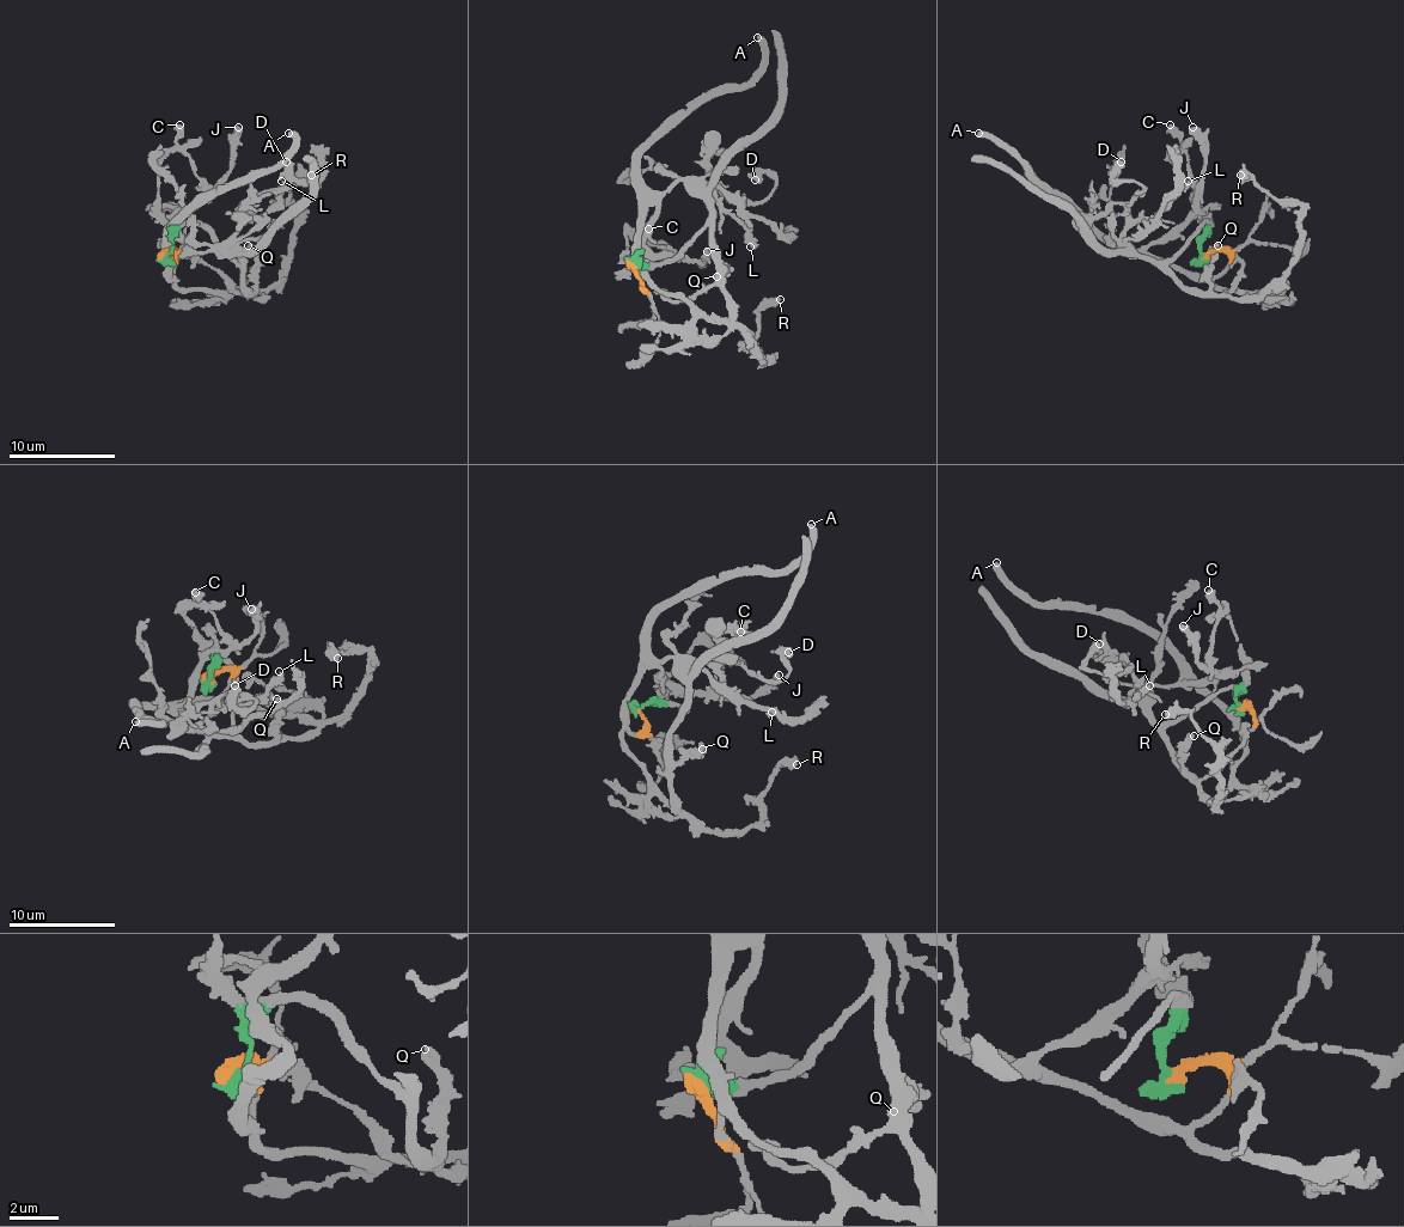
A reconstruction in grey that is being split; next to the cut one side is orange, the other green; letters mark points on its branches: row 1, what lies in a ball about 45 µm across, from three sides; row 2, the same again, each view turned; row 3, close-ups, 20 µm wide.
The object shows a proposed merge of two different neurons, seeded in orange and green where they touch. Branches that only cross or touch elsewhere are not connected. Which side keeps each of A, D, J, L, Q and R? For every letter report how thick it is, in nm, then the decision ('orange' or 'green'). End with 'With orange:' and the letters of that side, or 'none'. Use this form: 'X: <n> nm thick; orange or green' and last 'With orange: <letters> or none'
A: 440 nm thick; orange
D: 500 nm thick; green
J: 500 nm thick; orange
L: 260 nm thick; green
Q: 340 nm thick; green
R: 550 nm thick; orange
With orange: A, J, R

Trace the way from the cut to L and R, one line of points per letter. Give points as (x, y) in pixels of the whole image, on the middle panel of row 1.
L: (634, 261), (669, 263), (706, 224), (706, 183), (745, 229), (751, 248)
R: (634, 263), (641, 287), (641, 272), (665, 293), (727, 317), (762, 360), (756, 315), (781, 298)

